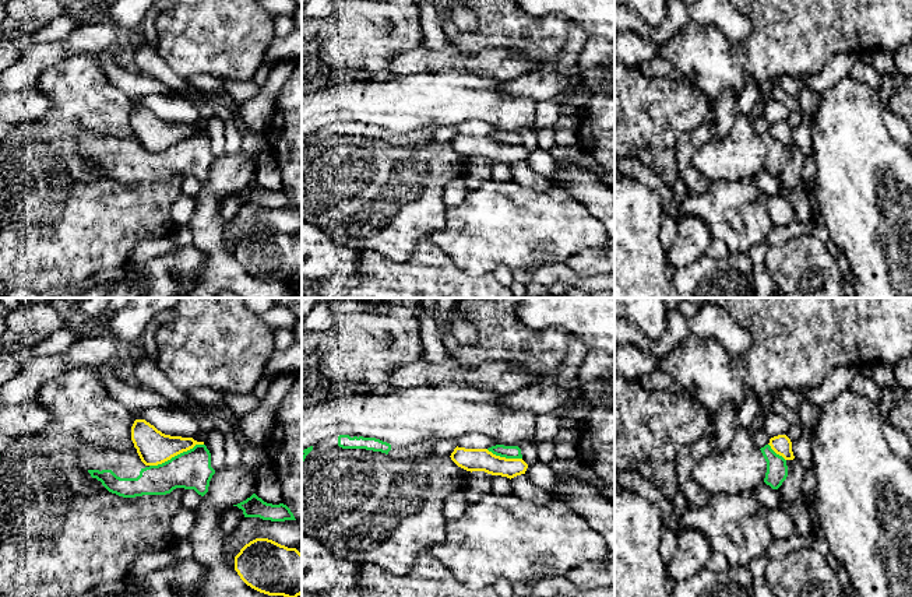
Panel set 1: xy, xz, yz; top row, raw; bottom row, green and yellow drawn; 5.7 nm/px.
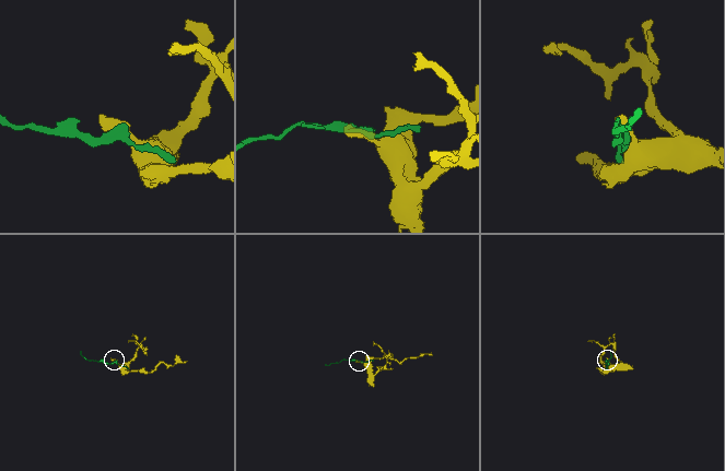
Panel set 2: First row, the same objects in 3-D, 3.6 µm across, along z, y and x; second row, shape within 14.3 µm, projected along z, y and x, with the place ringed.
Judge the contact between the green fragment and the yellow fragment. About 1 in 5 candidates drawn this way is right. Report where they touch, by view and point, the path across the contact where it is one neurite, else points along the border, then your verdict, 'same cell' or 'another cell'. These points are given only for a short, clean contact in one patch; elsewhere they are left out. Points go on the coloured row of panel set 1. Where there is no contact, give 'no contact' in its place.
xy (178, 455) | another cell

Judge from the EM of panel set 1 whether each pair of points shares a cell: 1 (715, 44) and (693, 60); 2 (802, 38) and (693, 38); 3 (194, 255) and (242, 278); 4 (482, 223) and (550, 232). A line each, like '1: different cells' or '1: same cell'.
1: same cell
2: different cells
3: different cells
4: same cell

